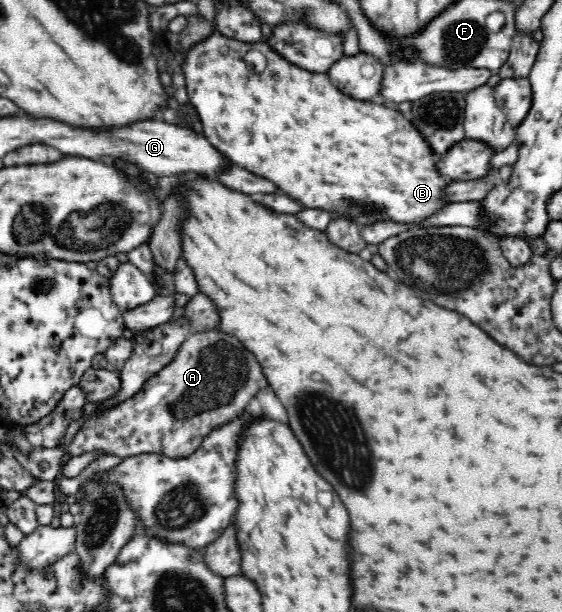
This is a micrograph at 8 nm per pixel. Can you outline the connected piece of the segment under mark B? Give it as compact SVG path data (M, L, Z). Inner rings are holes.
M213 33L210 37L196 43L188 49L182 70L186 80L186 89L189 96L189 102L196 108L203 129L203 134L207 140L222 154L235 165L250 171L250 173L262 177L264 180L272 181L272 184L278 188L279 193L285 194L286 197L301 203L304 209L324 209L330 211L332 217L348 217L356 222L358 226L368 226L378 223L378 221L392 221L394 224L406 224L408 226L420 226L424 224L434 213L438 213L442 207L448 205L447 188L453 179L445 177L438 170L437 163L440 156L432 150L430 142L424 138L424 135L414 127L398 108L388 109L384 105L376 105L372 101L356 101L344 93L340 93L336 87L332 87L330 79L324 73L306 73L306 69L298 69L296 65L290 65L284 57L280 57L266 41L258 43L246 43L234 38L223 36L222 34ZM248 51L260 51L266 55L266 69L264 73L250 73L246 69L244 55Z

